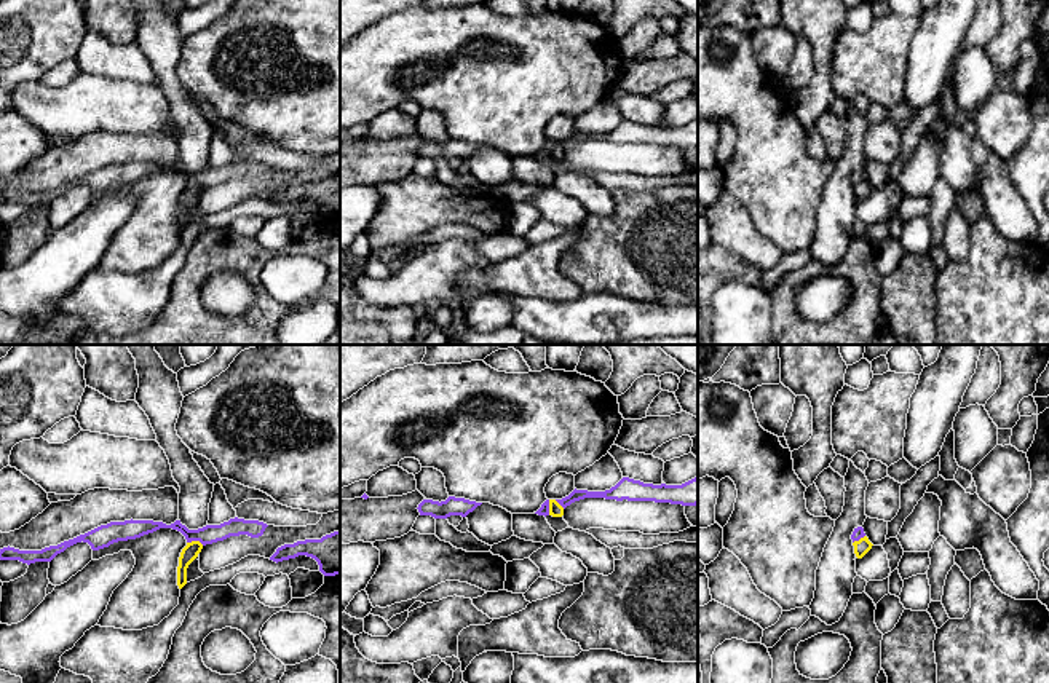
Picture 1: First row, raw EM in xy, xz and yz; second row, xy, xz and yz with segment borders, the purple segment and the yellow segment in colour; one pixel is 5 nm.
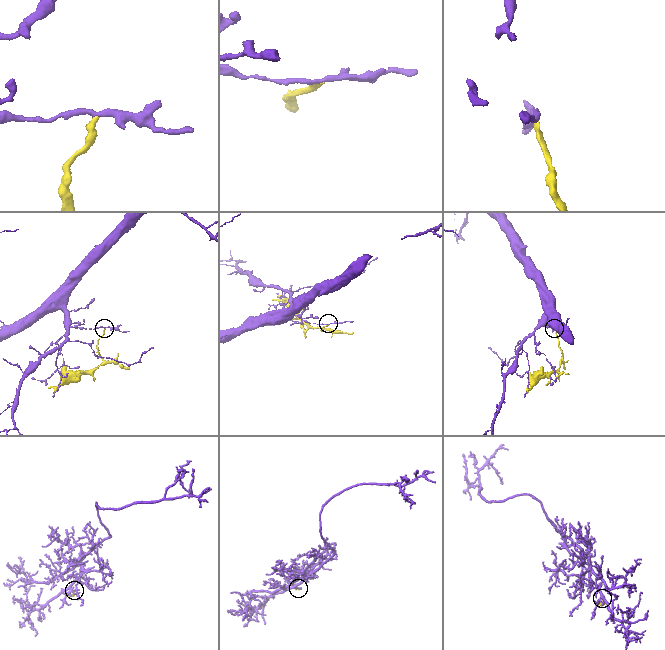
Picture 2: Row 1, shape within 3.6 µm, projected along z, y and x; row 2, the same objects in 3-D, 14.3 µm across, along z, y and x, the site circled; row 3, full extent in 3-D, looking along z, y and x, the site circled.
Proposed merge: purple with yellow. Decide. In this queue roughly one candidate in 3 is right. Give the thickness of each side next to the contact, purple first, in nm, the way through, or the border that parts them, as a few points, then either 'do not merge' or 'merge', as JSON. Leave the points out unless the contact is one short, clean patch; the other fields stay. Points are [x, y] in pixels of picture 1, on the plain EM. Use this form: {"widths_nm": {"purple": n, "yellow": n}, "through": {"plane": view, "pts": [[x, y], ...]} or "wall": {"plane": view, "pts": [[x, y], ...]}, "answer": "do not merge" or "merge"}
{"widths_nm": {"purple": 100, "yellow": 80}, "wall": {"plane": "xy", "pts": [[187, 184], [200, 184], [203, 187]]}, "answer": "do not merge"}

